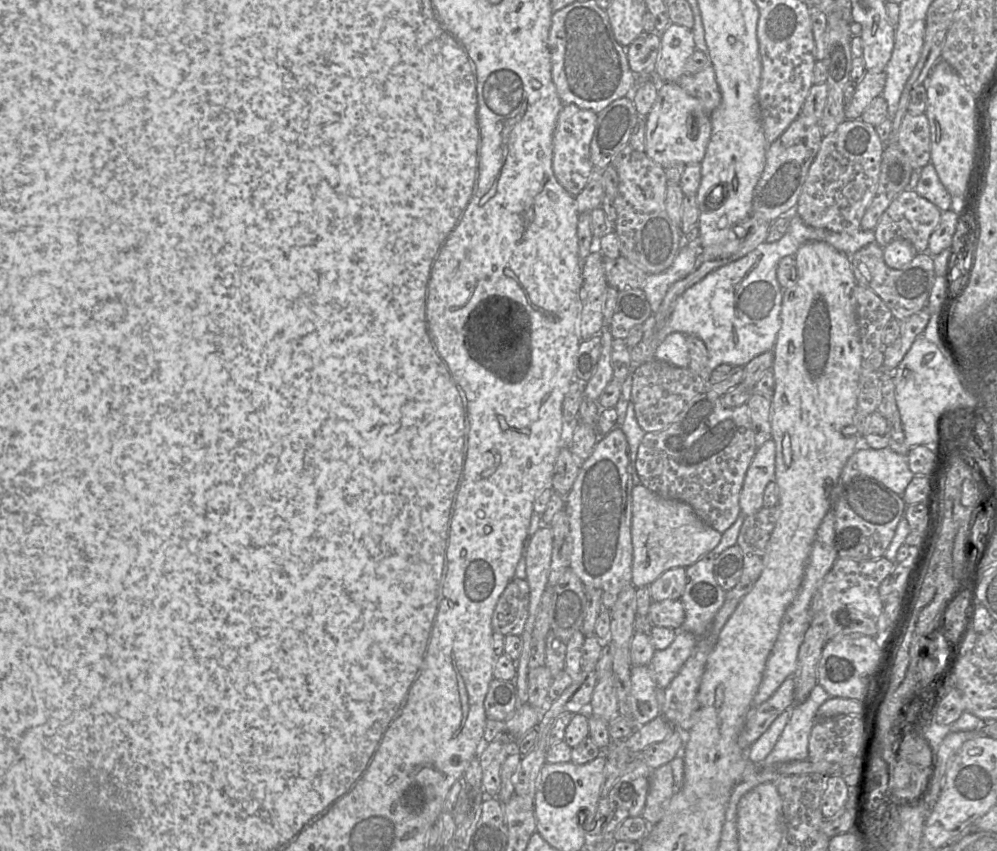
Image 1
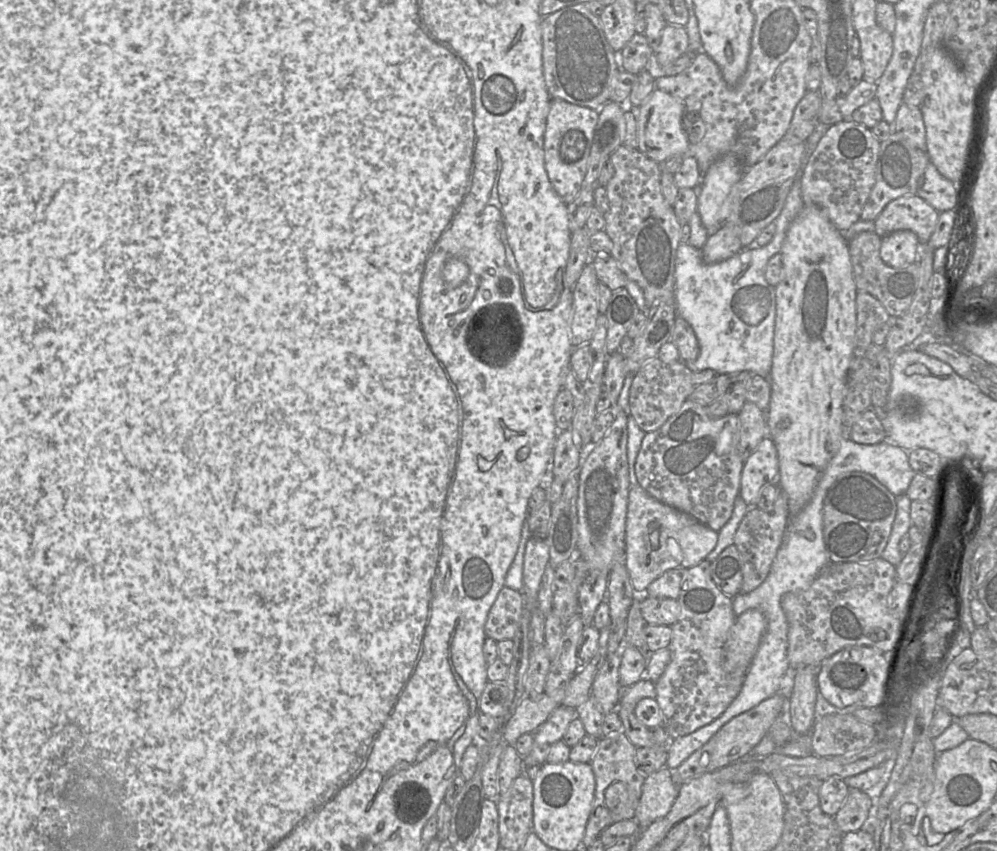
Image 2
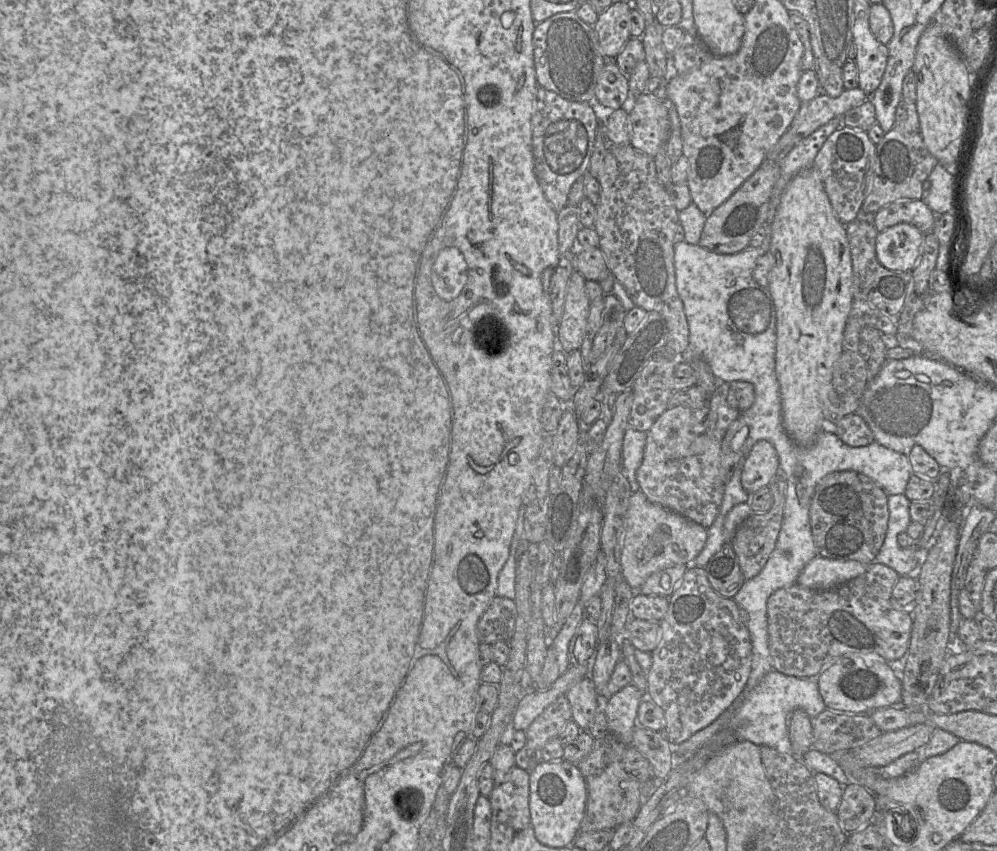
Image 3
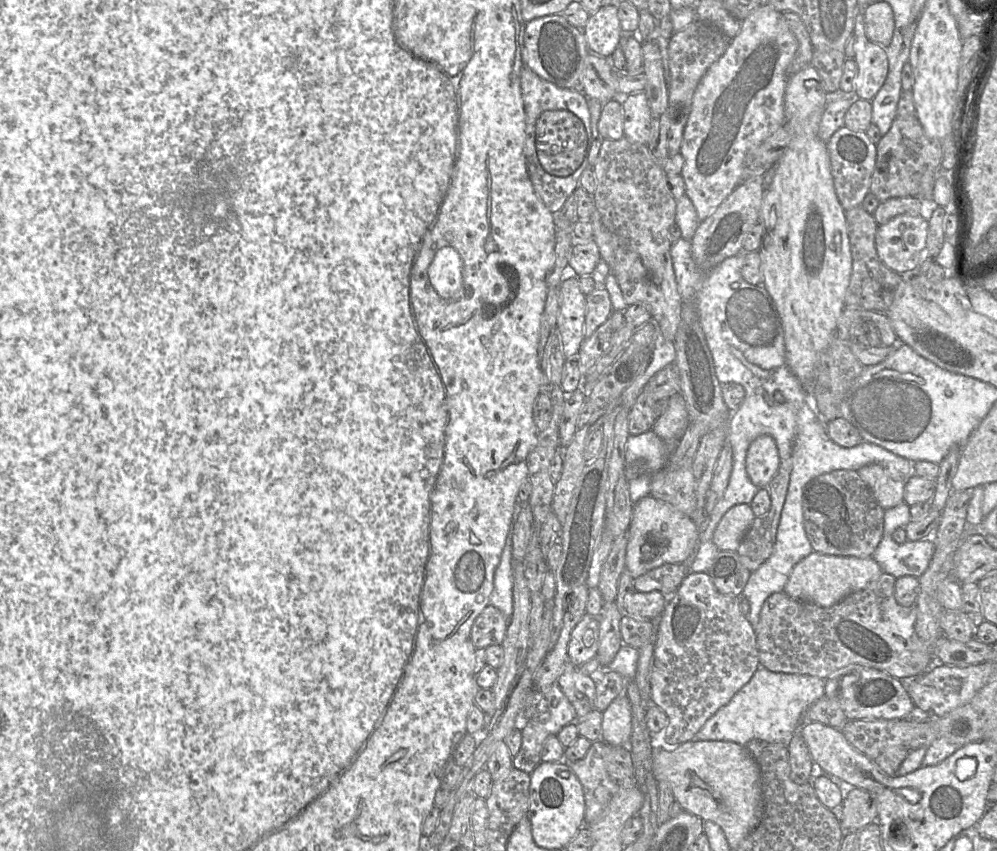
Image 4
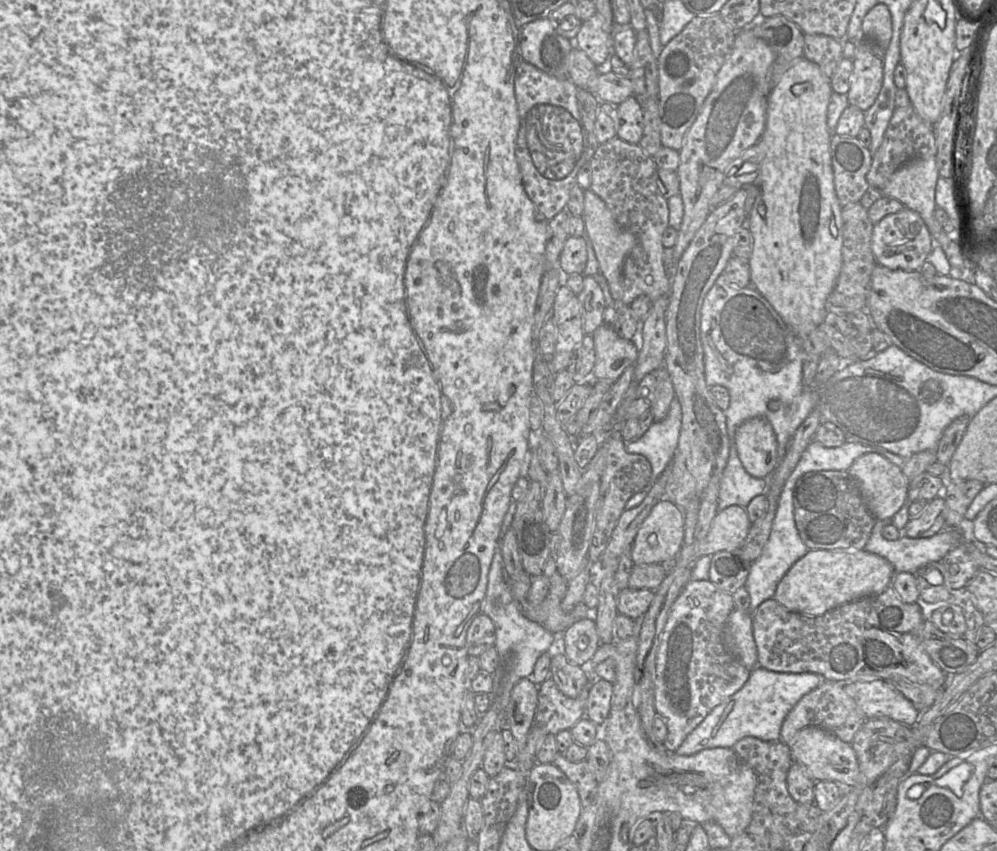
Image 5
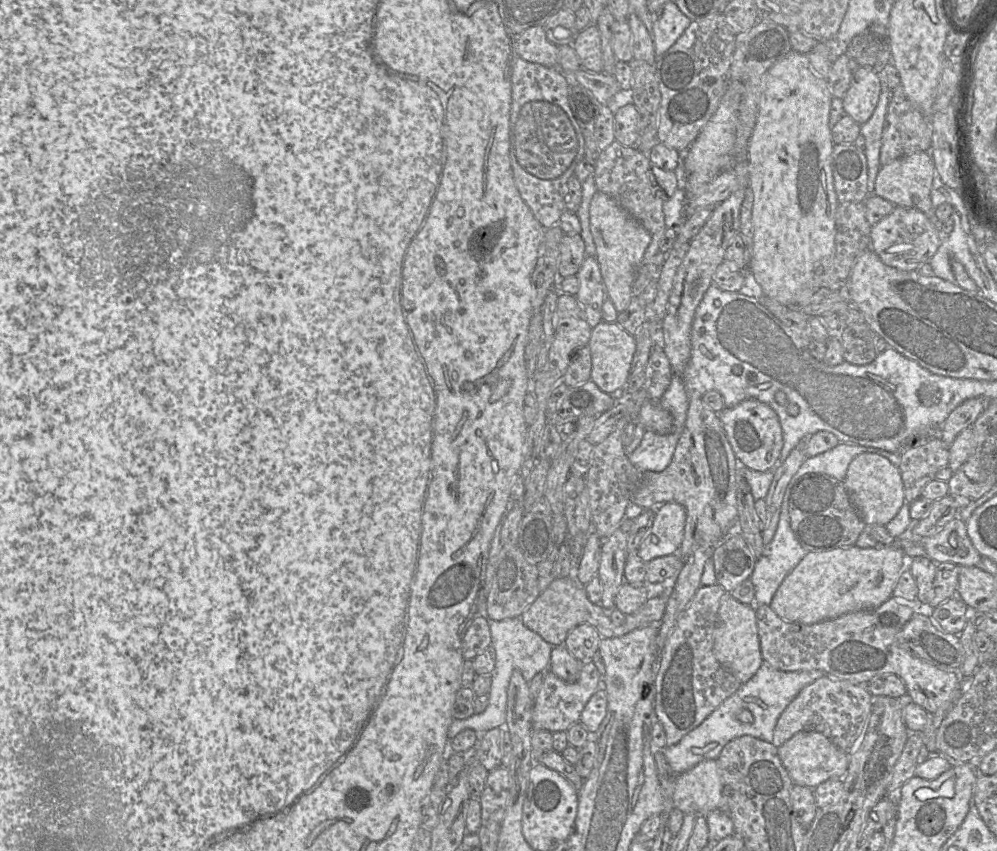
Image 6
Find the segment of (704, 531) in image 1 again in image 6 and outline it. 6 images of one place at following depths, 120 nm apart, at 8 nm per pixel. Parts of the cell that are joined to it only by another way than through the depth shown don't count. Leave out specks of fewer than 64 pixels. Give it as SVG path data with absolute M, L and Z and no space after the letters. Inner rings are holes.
M674 502L662 504L637 550L639 558L647 563L657 557L677 553L684 538L685 523L686 511L682 505ZM653 535L659 539L657 544L651 542Z

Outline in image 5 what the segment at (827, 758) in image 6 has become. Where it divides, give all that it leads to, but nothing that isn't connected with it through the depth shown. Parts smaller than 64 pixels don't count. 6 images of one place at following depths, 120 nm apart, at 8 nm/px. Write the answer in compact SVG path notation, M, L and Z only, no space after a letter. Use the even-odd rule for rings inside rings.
M805 727L797 732L789 747L793 762L802 765L814 781L841 782L851 787L861 783L860 767L854 749L834 734L818 727Z

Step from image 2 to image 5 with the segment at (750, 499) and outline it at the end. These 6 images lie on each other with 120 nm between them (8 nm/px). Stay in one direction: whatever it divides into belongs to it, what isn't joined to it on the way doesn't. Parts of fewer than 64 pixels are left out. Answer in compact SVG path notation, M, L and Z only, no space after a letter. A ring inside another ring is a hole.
M764 417L751 418L736 430L734 444L745 471L755 478L769 478L779 463L777 438Z

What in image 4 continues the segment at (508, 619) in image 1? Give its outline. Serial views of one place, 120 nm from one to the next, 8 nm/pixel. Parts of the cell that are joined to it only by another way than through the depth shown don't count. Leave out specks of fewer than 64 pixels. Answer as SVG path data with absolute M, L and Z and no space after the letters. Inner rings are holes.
M491 604L486 606L472 625L471 640L474 646L485 649L492 645L501 645L508 623L508 618L498 608Z

